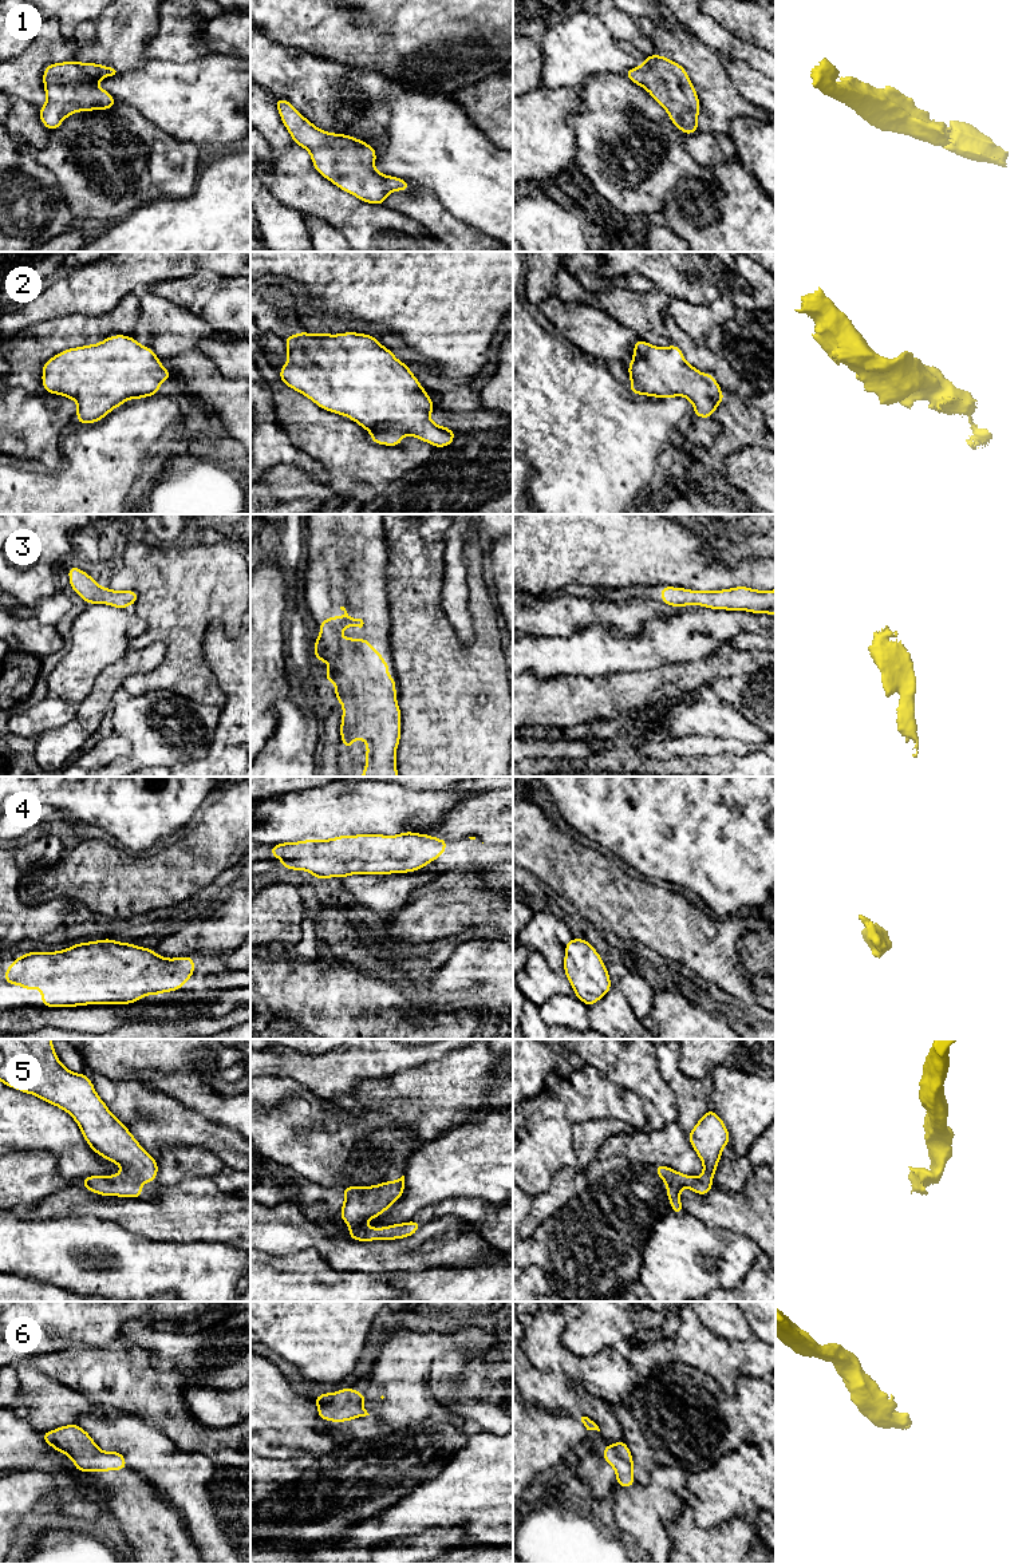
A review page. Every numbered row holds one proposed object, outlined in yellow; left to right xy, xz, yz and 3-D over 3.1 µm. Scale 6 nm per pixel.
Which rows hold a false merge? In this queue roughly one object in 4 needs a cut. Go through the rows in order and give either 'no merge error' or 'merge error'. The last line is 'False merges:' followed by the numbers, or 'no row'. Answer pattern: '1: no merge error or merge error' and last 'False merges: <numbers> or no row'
1: no merge error
2: no merge error
3: no merge error
4: no merge error
5: no merge error
6: no merge error
False merges: no row

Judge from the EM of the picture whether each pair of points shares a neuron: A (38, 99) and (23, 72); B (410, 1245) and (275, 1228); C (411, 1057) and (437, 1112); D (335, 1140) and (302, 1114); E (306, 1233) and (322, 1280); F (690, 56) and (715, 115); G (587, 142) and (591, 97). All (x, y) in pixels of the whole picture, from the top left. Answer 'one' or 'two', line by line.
A: one
B: one
C: two
D: one
E: two
F: one
G: one

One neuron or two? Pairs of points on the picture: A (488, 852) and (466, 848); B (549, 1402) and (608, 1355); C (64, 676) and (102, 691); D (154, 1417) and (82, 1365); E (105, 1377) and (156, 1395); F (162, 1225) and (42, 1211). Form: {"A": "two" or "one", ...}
{"A": "one", "B": "two", "C": "two", "D": "one", "E": "one", "F": "one"}

